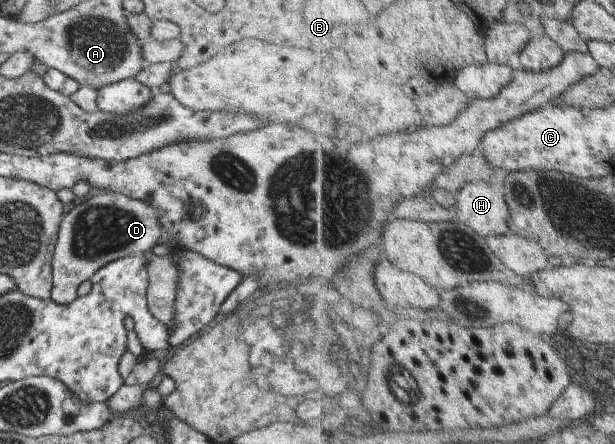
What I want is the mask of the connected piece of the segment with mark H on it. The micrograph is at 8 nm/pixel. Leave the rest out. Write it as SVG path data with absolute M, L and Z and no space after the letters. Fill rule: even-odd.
M490 182L468 183L457 194L457 207L460 221L465 221L477 233L488 238L491 234L504 234L512 229L512 211L506 200L504 189L498 189Z

